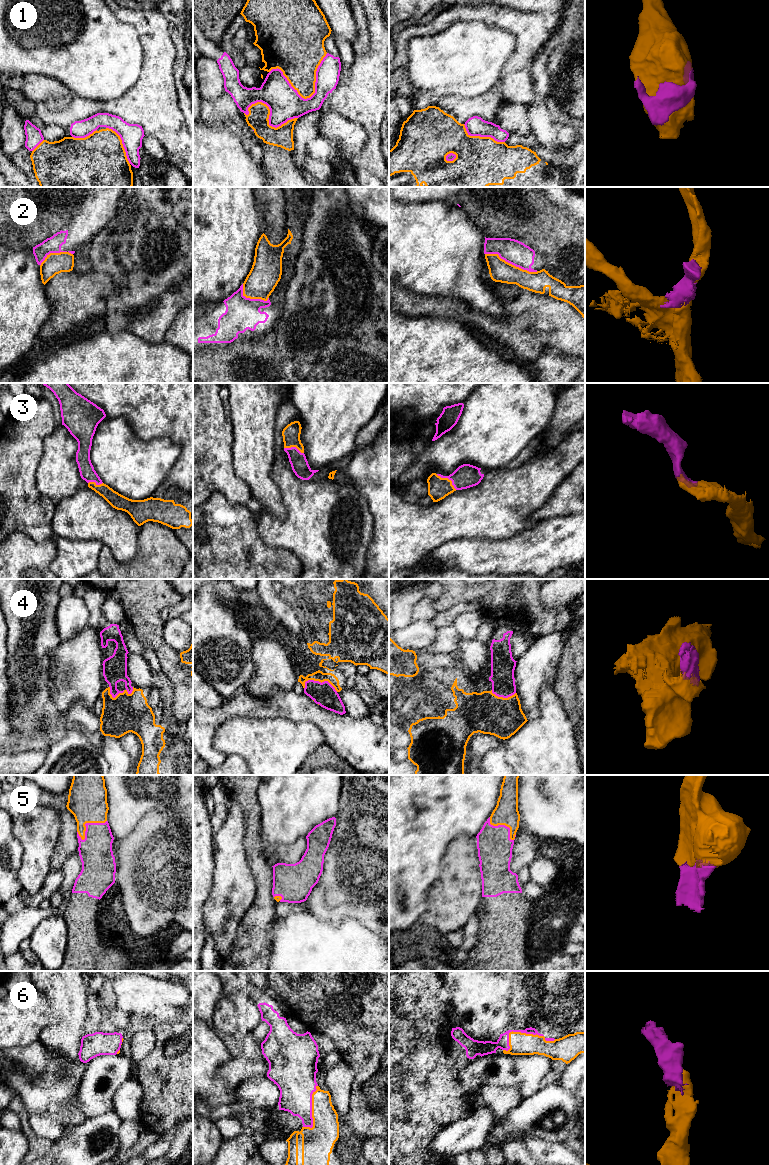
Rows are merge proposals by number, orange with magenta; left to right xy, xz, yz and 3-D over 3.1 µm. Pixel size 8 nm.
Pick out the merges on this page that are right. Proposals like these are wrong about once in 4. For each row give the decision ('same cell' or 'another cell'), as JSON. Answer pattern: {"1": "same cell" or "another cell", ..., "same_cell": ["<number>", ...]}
{"1": "another cell", "2": "another cell", "3": "same cell", "4": "same cell", "5": "same cell", "6": "same cell", "same_cell": ["3", "4", "5", "6"]}

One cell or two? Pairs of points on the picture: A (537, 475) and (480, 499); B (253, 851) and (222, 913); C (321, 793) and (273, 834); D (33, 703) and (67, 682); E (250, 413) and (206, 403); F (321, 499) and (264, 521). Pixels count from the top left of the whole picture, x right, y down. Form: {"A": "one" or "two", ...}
{"A": "one", "B": "two", "C": "one", "D": "two", "E": "two", "F": "one"}

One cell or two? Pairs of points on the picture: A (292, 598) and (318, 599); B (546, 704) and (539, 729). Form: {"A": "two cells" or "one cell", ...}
{"A": "one cell", "B": "one cell"}

